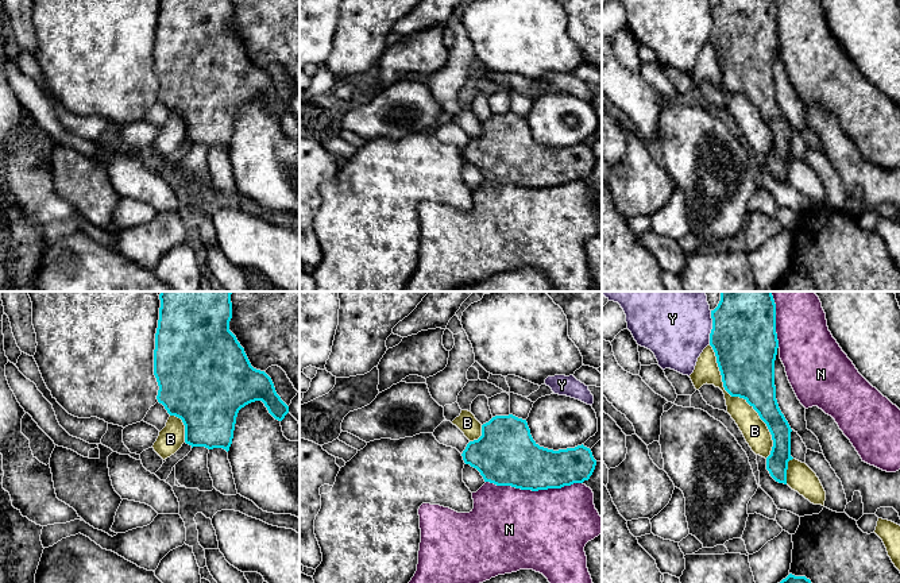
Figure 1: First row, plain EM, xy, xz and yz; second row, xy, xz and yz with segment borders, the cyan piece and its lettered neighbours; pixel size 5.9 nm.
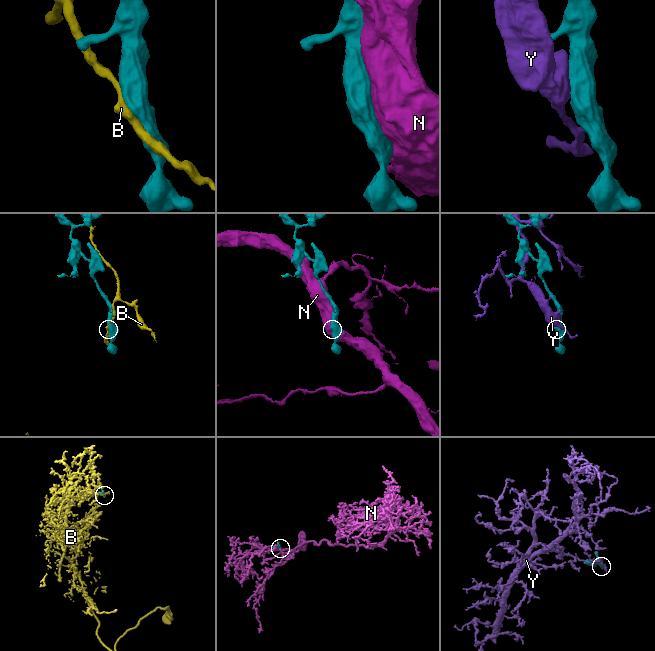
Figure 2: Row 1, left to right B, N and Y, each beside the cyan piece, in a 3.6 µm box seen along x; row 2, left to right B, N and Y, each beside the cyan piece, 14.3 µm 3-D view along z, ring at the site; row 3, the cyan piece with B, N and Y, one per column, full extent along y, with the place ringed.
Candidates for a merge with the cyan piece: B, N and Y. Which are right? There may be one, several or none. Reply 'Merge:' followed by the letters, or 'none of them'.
Merge: B

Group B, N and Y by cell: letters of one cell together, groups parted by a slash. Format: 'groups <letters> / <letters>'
groups B / N / Y

